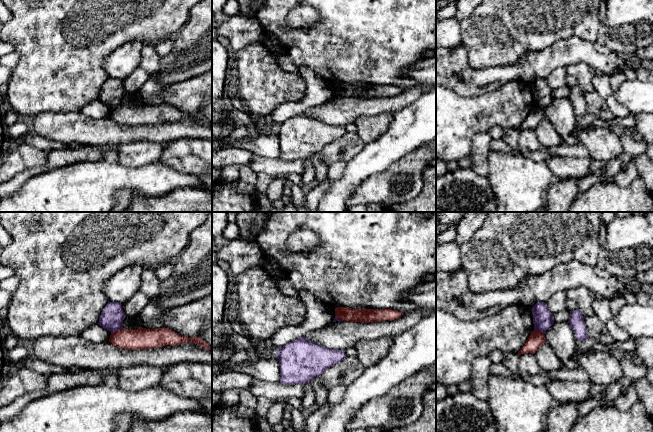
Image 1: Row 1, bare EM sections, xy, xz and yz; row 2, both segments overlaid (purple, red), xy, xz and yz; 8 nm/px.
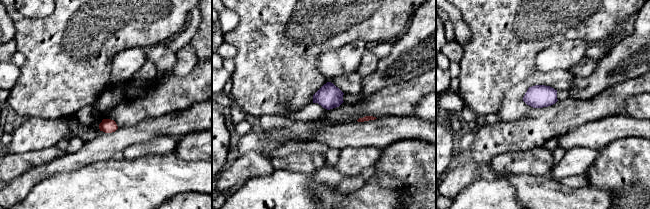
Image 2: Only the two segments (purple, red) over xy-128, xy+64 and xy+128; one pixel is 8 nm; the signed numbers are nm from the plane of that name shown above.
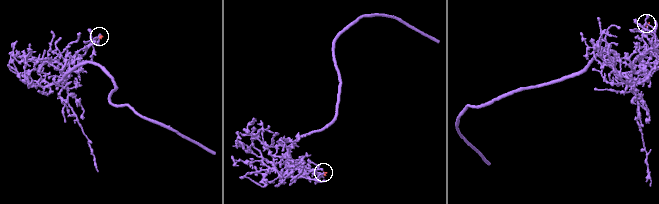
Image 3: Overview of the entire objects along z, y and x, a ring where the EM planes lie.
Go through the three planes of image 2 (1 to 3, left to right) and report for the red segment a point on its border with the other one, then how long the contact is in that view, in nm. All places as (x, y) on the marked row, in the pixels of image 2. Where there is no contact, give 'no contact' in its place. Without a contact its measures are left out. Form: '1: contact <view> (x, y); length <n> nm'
1: no contact
2: no contact
3: no contact

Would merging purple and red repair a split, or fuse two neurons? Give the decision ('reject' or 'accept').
reject

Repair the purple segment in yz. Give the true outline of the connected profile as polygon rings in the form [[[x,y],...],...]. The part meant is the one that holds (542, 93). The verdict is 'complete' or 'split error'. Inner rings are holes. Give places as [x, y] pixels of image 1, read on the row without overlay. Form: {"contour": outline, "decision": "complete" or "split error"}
{"contour": [[[544,78],[536,79],[532,85],[534,106],[545,109],[554,99],[553,90]]], "decision": "complete"}

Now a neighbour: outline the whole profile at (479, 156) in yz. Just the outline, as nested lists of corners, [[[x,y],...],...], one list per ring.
[[[488,132],[478,133],[473,137],[470,169],[482,177],[489,175],[489,153],[492,137]]]

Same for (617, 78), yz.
[[[616,71],[610,75],[610,85],[613,93],[618,90],[618,88],[625,80],[626,76],[623,71]]]

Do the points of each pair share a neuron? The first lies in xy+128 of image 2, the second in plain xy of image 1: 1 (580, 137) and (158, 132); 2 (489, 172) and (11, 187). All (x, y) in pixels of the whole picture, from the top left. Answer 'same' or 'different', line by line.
1: same
2: different

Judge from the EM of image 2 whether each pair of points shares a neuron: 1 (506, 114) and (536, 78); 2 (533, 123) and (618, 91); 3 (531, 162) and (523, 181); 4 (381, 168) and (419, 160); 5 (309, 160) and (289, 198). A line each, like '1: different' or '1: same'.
1: same
2: same
3: different
4: same
5: different

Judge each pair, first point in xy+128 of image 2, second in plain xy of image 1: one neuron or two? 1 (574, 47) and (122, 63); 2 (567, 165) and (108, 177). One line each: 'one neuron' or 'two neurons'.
1: one neuron
2: two neurons

